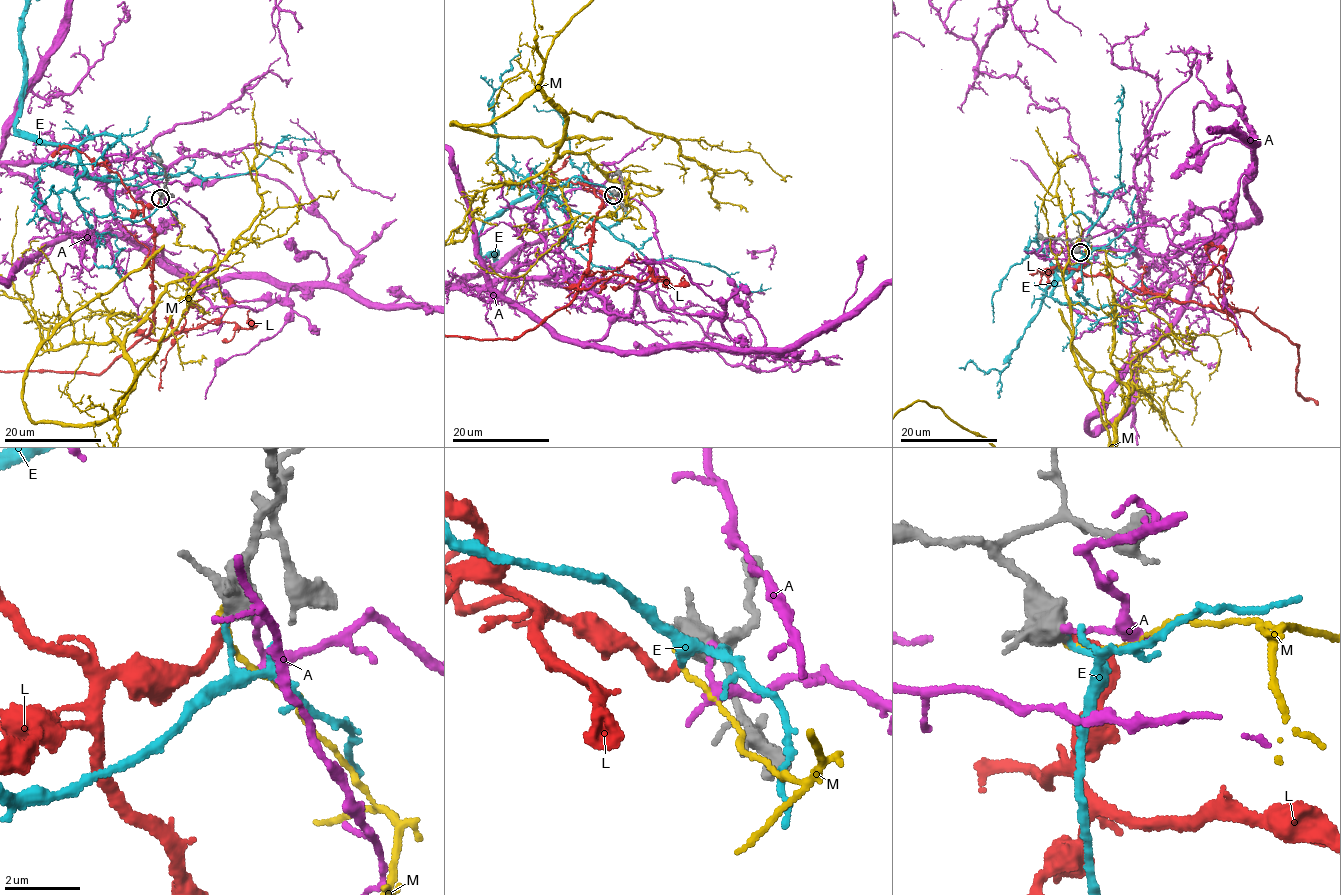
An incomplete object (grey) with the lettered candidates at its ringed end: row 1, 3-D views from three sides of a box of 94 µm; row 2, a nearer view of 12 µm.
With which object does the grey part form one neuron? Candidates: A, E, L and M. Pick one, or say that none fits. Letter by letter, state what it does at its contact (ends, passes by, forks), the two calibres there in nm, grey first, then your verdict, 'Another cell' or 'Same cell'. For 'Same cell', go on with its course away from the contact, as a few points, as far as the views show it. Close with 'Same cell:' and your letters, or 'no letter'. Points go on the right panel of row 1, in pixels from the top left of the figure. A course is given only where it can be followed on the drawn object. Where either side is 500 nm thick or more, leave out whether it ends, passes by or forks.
A: It ends there. Thickness 440 nm (grey) against 160 nm. Another cell
E: It ends there. Thickness 440 nm (grey) against 130 nm. Another cell
L: Thickness 700 nm (grey) against 220 nm. Same cell. Its course: (1081, 252), (1086, 274), (1112, 275), (1138, 293), (1246, 312), (1278, 330), (1298, 346), (1297, 394), (1317, 405)
M: It ends there. Thickness 440 nm (grey) against 110 nm. Another cell
Same cell: L

